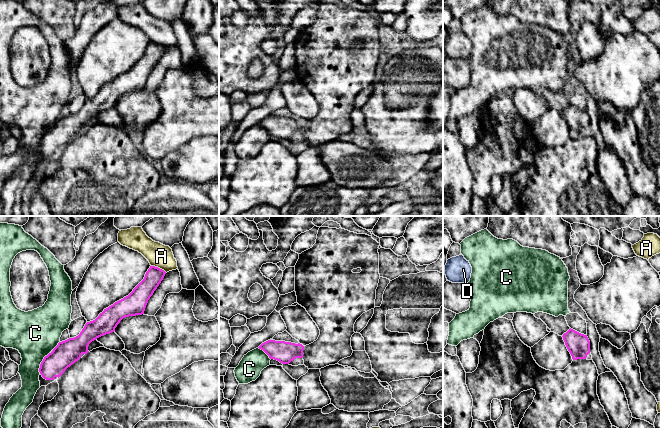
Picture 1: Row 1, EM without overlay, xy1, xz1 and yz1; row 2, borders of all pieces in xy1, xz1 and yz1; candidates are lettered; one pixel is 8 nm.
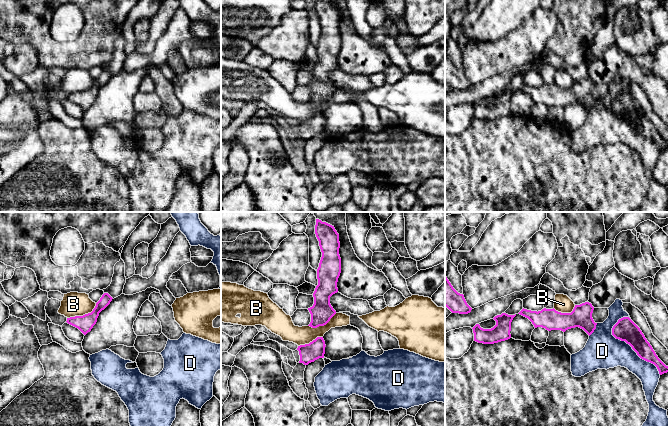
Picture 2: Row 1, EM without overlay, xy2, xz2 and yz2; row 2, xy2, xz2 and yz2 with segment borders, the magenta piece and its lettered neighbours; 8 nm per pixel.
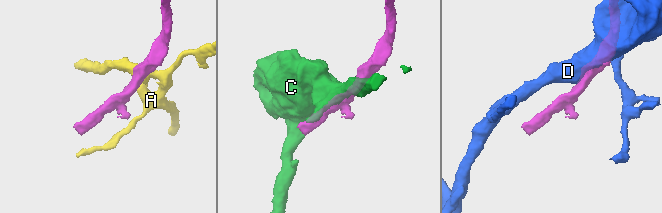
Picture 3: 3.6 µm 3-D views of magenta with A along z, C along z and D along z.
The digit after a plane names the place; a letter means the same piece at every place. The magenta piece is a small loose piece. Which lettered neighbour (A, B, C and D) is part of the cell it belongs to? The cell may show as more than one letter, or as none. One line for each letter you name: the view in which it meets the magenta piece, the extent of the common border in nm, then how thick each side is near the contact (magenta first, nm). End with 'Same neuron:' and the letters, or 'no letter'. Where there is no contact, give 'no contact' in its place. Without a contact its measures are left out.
Same neuron: no letter

